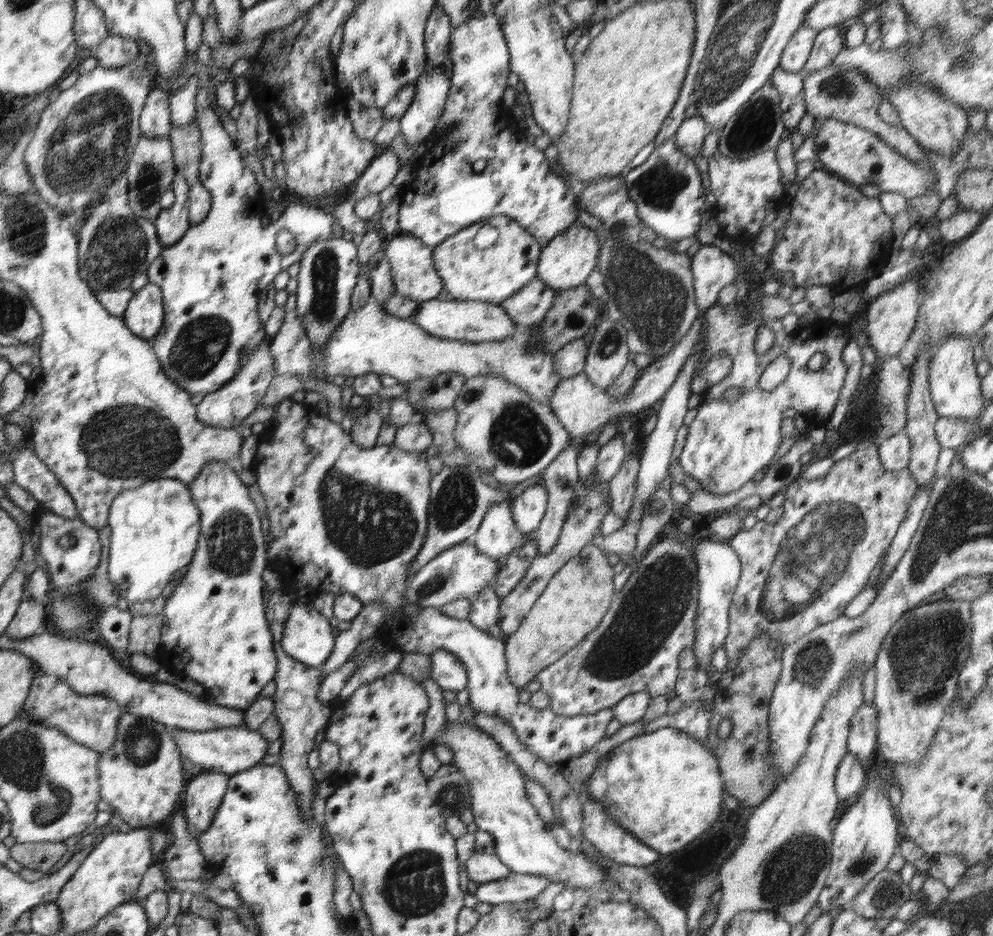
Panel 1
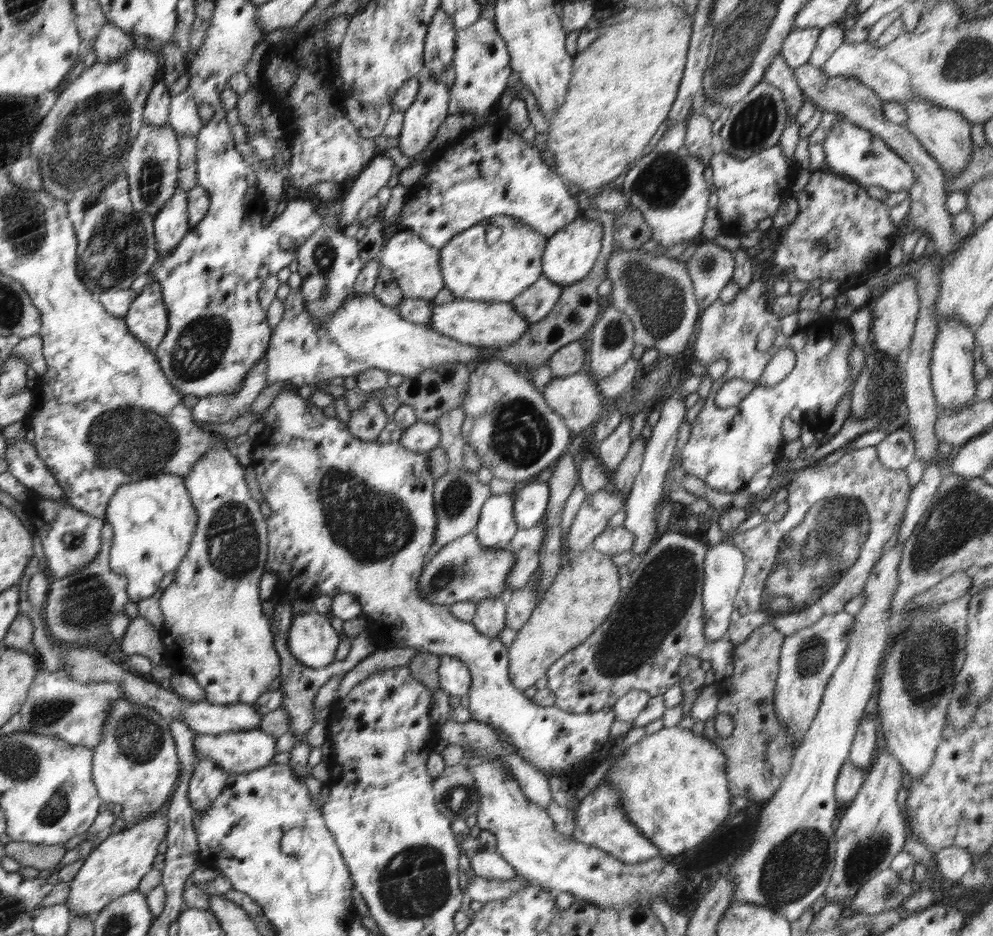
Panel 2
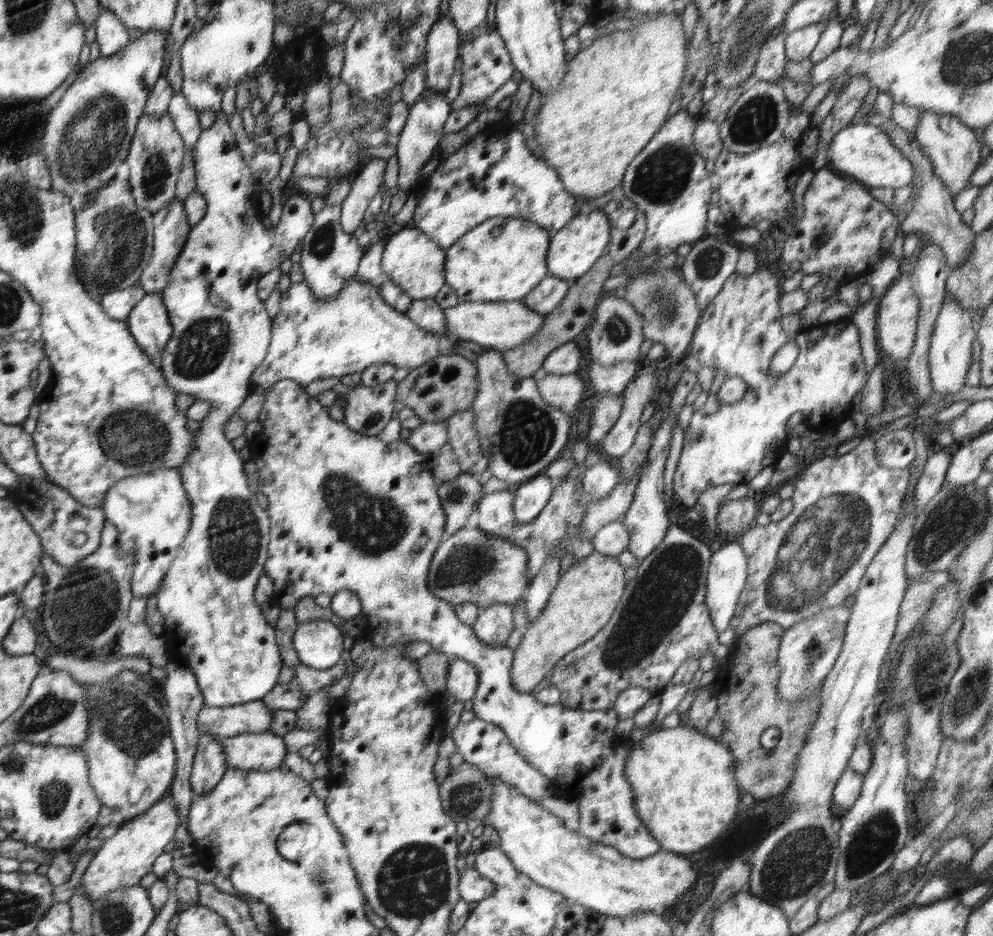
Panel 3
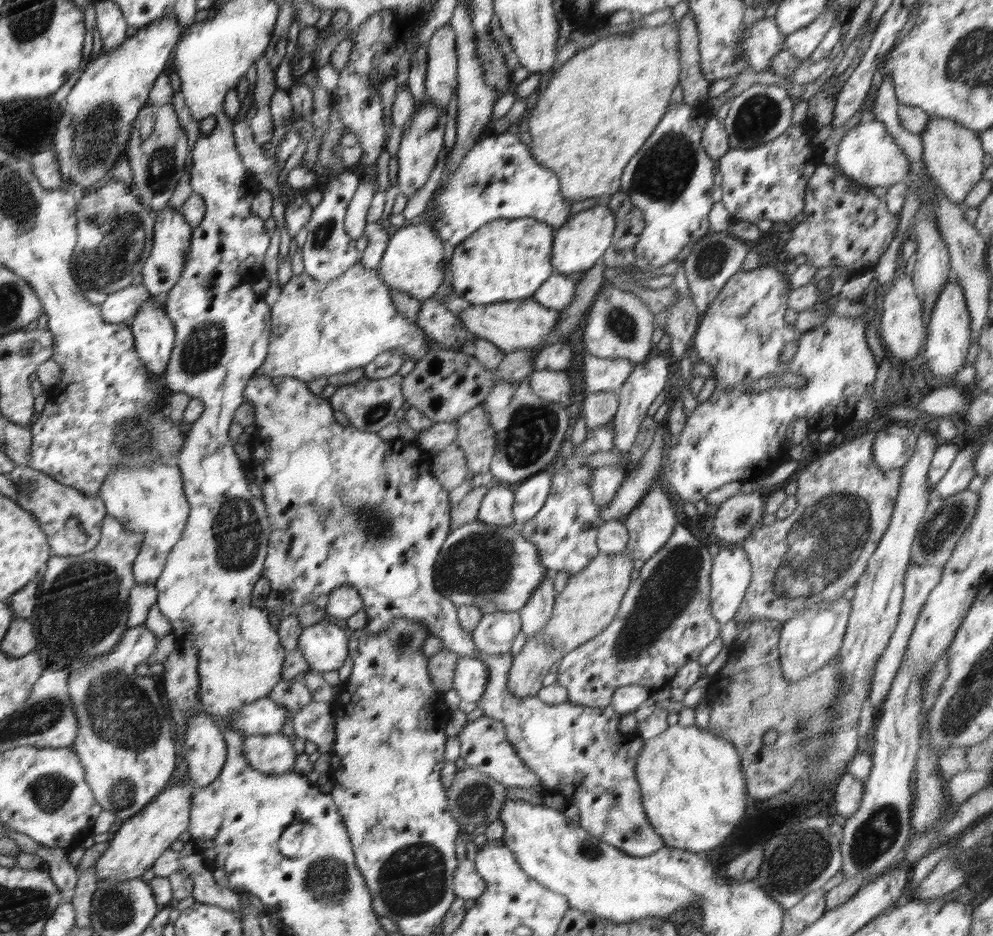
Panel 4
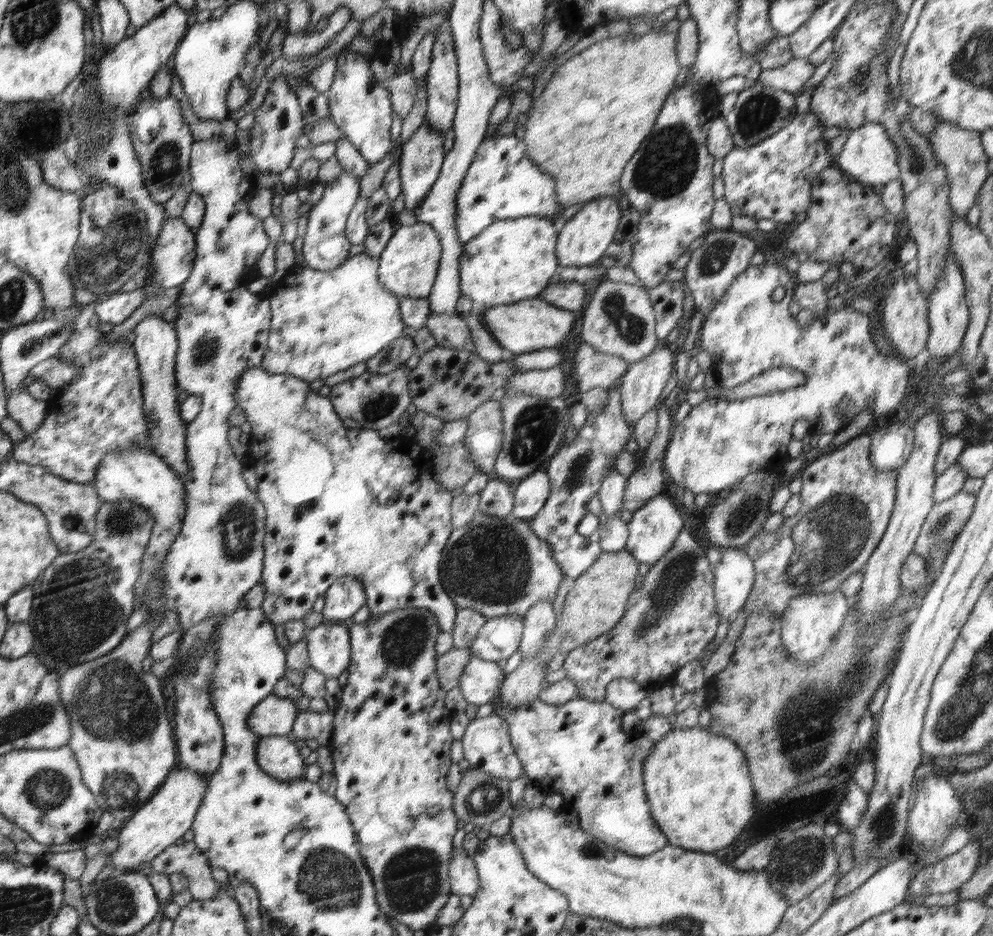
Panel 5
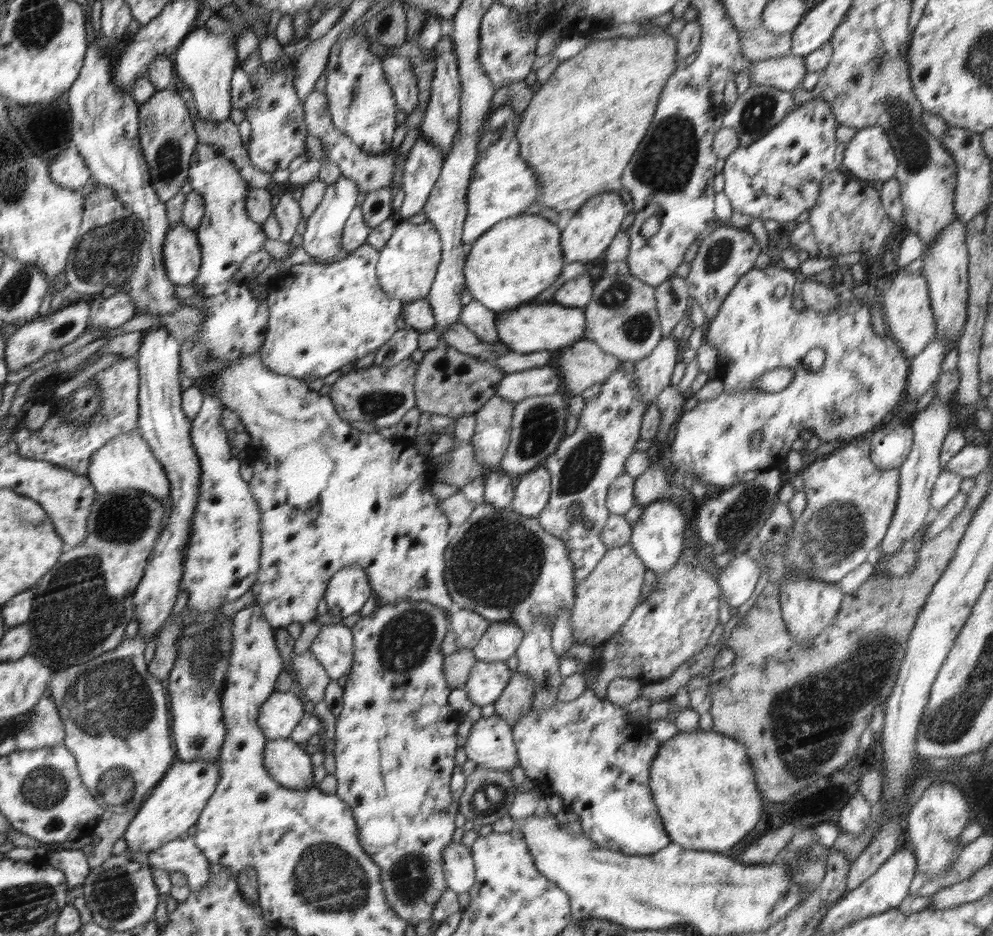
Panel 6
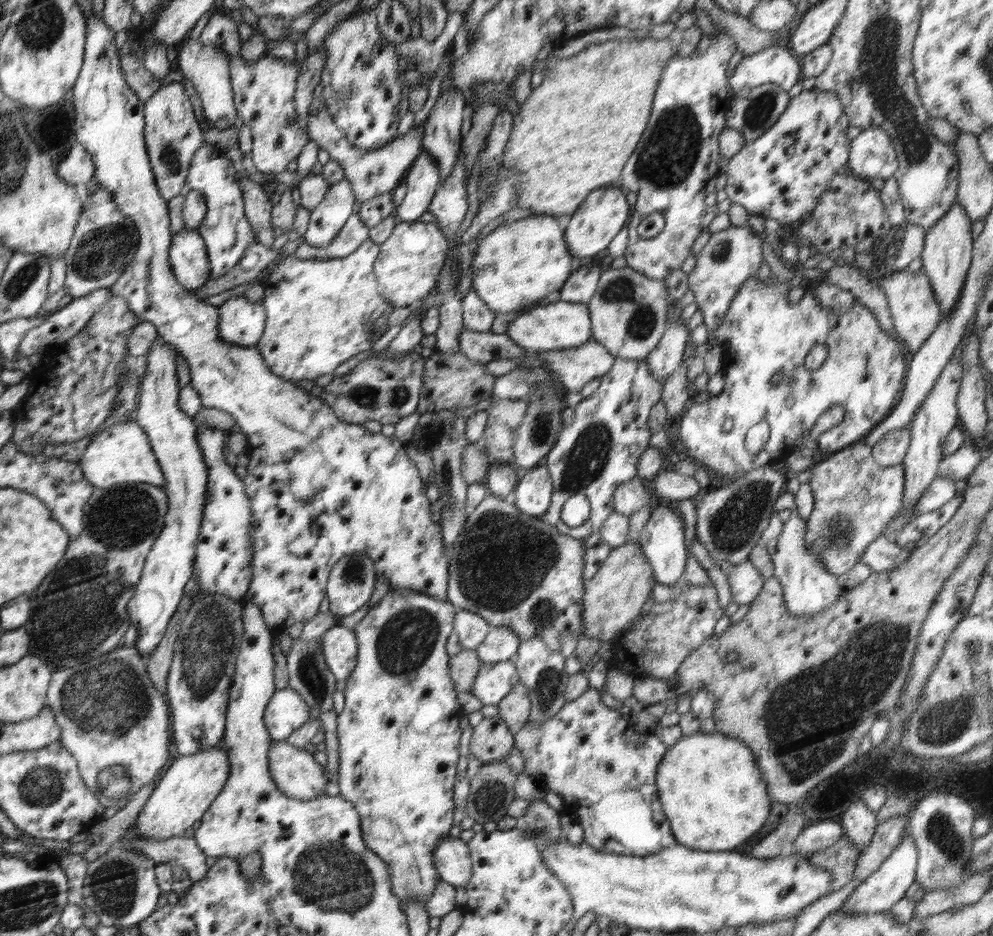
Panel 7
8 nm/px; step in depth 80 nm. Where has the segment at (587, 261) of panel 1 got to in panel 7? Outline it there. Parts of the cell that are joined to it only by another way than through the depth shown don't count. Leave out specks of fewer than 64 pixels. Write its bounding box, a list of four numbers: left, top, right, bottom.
[564,186,630,259]

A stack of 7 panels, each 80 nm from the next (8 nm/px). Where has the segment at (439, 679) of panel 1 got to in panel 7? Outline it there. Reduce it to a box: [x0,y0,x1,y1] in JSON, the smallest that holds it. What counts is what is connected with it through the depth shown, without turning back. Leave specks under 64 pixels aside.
[471,661,519,706]

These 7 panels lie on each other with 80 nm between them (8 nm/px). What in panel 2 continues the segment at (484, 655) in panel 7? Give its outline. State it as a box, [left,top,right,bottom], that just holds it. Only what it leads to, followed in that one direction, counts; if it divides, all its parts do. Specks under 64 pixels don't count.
[470,598,506,639]

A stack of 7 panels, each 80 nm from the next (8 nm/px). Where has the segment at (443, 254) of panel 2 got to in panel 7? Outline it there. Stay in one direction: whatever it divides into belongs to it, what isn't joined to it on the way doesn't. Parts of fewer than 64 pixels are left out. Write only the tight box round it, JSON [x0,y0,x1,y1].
[471,215,572,313]

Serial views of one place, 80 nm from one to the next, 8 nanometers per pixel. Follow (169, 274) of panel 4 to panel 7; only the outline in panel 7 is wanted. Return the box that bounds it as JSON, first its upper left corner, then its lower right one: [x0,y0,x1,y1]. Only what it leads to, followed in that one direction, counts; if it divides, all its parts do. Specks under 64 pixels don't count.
[170,227,211,293]

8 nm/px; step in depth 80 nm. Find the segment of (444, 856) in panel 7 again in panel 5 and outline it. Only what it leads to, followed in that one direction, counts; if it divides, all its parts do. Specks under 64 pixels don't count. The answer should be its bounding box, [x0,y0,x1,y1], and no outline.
[449,849,480,897]

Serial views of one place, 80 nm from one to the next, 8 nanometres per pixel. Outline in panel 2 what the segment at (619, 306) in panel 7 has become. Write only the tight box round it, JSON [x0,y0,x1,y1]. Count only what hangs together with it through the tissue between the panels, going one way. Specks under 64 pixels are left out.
[590,304,635,380]

